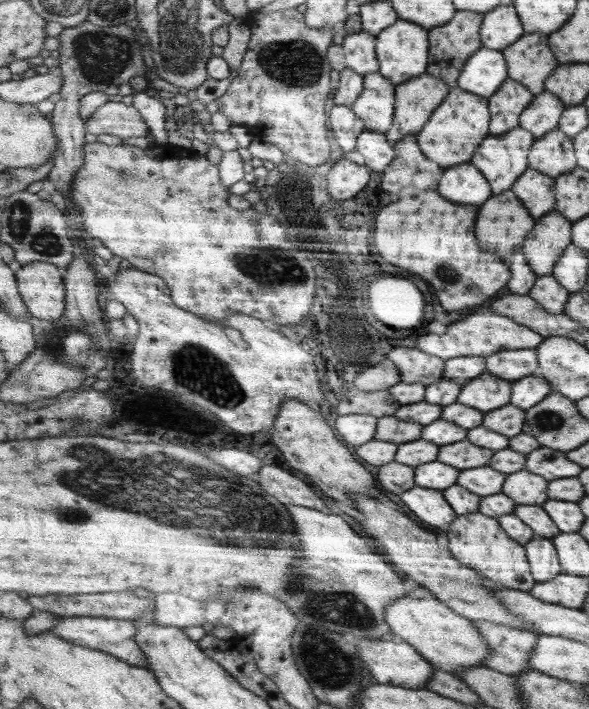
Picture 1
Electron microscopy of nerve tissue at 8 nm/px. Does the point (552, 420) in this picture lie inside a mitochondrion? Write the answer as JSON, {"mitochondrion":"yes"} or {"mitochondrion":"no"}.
{"mitochondrion":"yes"}

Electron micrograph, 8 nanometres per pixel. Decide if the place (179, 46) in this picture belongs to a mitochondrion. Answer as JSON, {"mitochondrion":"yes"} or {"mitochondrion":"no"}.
{"mitochondrion":"yes"}

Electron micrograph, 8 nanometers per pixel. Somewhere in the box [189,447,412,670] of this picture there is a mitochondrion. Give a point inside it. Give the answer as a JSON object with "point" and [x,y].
{"point":[336,609]}

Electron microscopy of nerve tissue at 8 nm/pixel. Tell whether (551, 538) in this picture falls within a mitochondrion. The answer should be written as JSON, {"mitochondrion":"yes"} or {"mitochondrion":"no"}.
{"mitochondrion":"no"}

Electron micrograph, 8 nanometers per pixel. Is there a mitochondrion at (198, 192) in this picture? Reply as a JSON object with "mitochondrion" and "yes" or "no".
{"mitochondrion":"no"}

